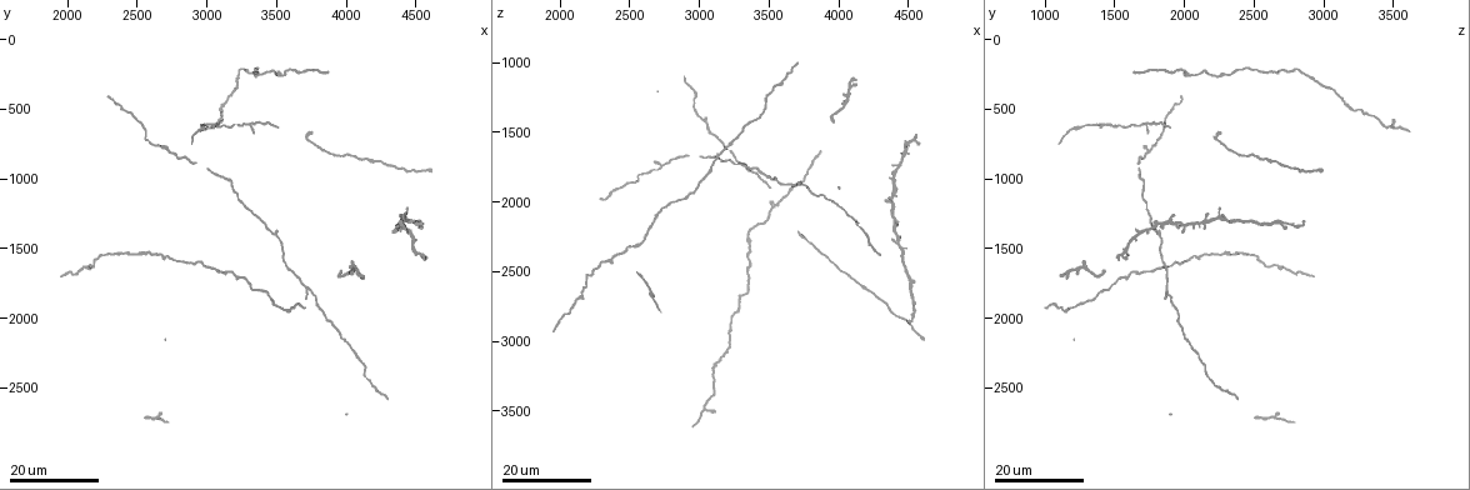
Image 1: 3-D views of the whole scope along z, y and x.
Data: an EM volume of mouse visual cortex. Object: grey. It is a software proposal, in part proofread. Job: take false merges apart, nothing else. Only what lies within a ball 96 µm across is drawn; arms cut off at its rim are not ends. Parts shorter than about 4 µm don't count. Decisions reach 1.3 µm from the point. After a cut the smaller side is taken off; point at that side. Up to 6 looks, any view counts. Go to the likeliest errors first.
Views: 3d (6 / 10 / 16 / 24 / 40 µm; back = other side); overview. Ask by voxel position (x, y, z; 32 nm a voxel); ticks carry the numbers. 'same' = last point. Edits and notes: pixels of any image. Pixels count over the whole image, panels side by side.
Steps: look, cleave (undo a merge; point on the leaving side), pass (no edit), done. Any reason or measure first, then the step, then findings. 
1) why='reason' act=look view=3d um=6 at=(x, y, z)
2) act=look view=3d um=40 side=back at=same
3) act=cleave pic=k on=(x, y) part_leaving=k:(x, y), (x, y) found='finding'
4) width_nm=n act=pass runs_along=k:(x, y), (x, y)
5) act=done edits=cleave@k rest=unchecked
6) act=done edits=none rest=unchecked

why='three-way junction' act=look view=3d um=24 at=(3740, 1780, 1880)

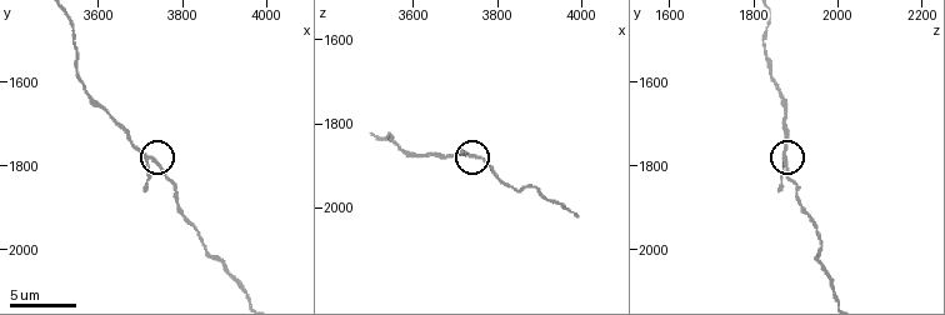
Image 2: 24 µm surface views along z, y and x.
why='zoom in' act=look view=3d um=10 at=(3735, 1780, 1880)

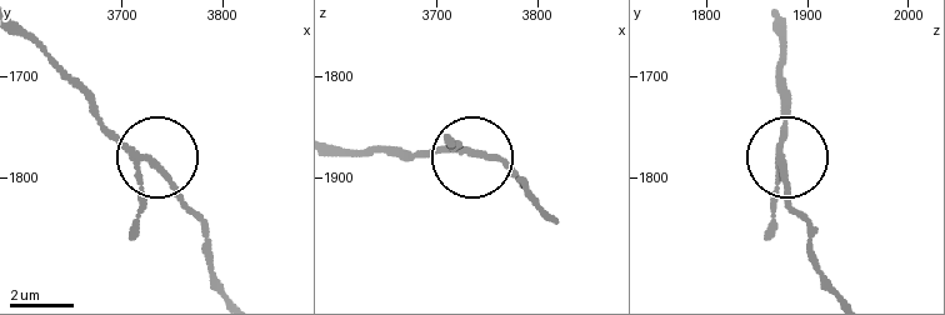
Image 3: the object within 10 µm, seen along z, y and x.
width_nm=160 act=pass found='continuous, no second neuron'

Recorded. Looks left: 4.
why='three arms meet' act=look view=3d um=24 at=(4060, 1640, 1280)

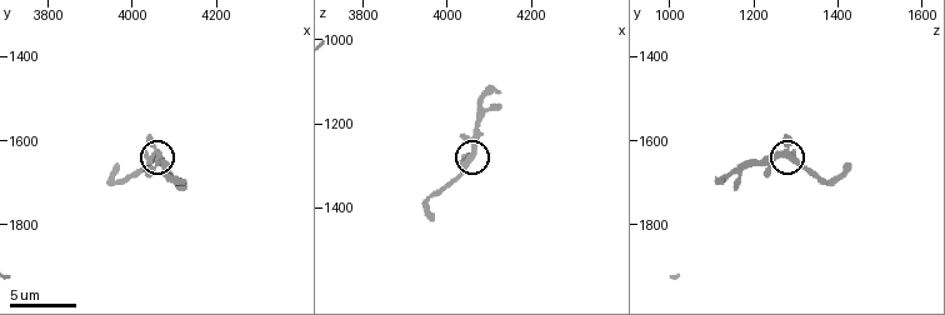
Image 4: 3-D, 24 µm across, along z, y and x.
act=look view=3d um=6 at=(4060, 1630, 1270)

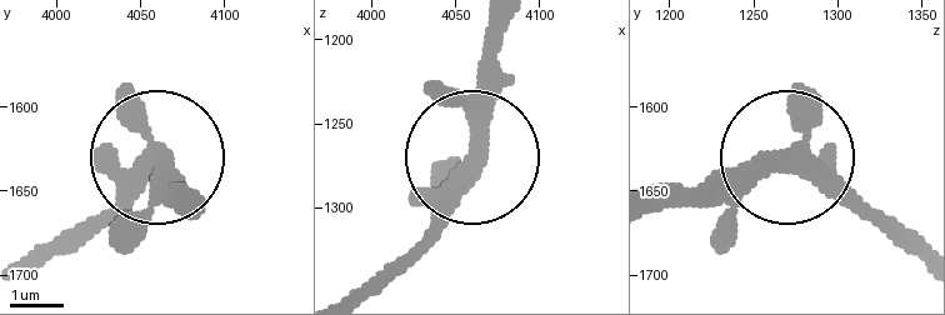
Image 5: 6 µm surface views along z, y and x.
width_nm=340 act=pass found='all the same neuron'

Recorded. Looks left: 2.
why='thick turns thin' act=look view=3d um=16 at=(4380, 1320, 1840)

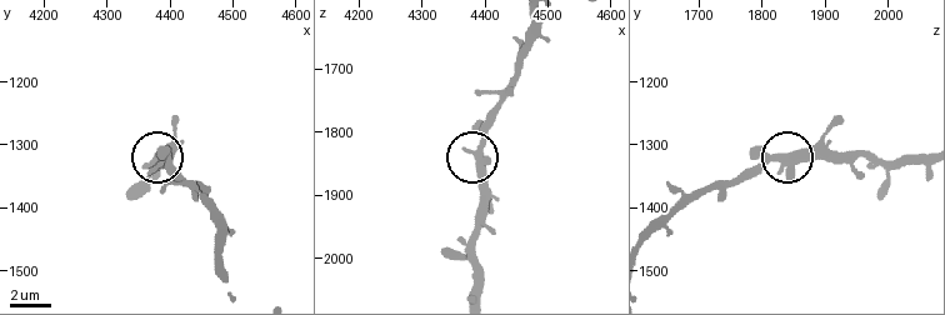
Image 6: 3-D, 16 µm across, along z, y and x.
why='closer look' act=look view=3d um=10 at=(4390, 1320, 1830)

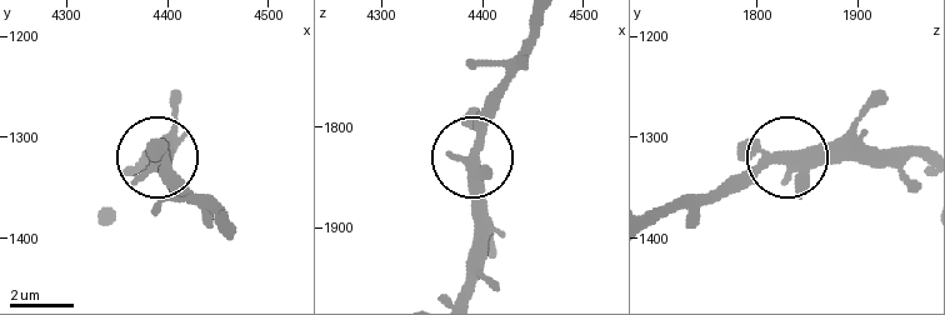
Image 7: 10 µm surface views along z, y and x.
width_nm=350 act=pass runs_along=7:(731, 173), (793, 158), (904, 158) found='continuous, no second neuron'

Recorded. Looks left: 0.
act=done edits=none rest=unchecked

